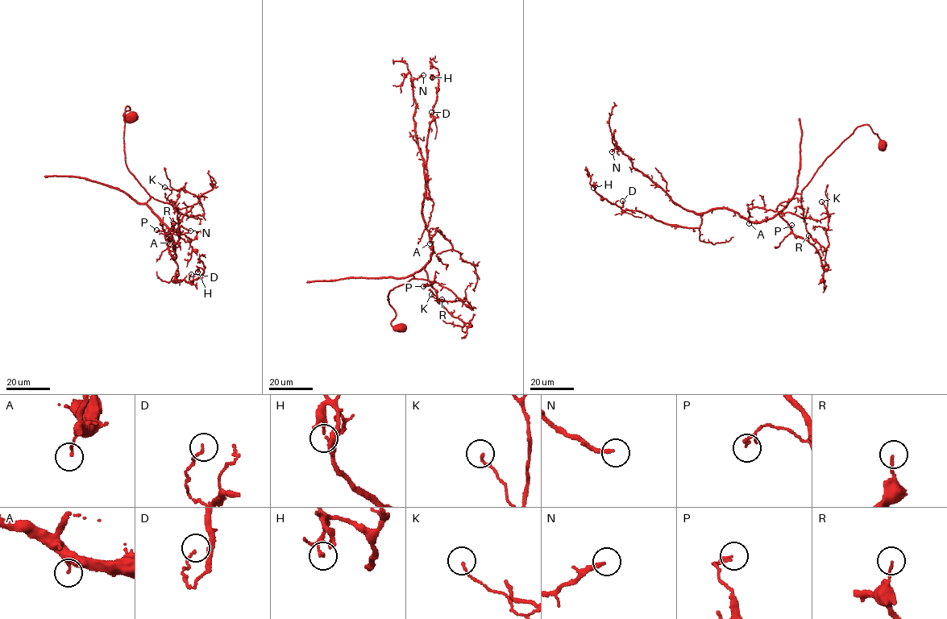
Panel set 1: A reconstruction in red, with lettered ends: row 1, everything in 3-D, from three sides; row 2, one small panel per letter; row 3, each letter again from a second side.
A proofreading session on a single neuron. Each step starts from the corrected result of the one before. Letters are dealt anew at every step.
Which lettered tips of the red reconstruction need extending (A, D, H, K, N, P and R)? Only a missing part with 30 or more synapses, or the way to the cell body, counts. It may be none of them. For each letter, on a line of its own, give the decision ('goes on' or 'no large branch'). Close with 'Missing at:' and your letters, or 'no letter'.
A: no large branch
D: no large branch
H: no large branch
K: no large branch
N: goes on
P: no large branch
R: no large branch
Missing at: N

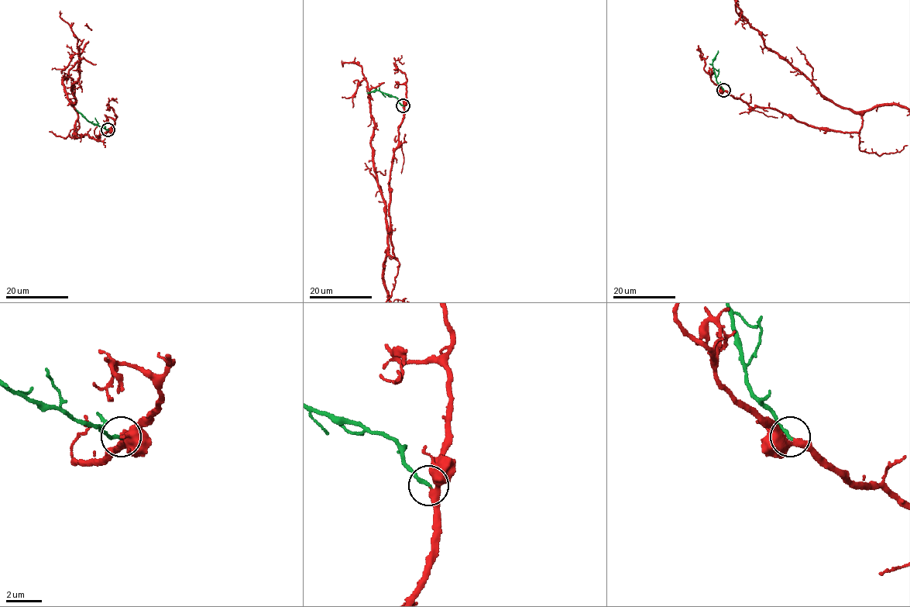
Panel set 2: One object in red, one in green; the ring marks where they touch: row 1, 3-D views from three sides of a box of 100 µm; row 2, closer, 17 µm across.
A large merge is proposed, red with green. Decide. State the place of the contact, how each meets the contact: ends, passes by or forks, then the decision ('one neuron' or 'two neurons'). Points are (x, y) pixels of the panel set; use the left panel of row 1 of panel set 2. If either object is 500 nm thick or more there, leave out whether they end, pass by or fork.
place (108, 129); red passes by; green ends; one neuron

